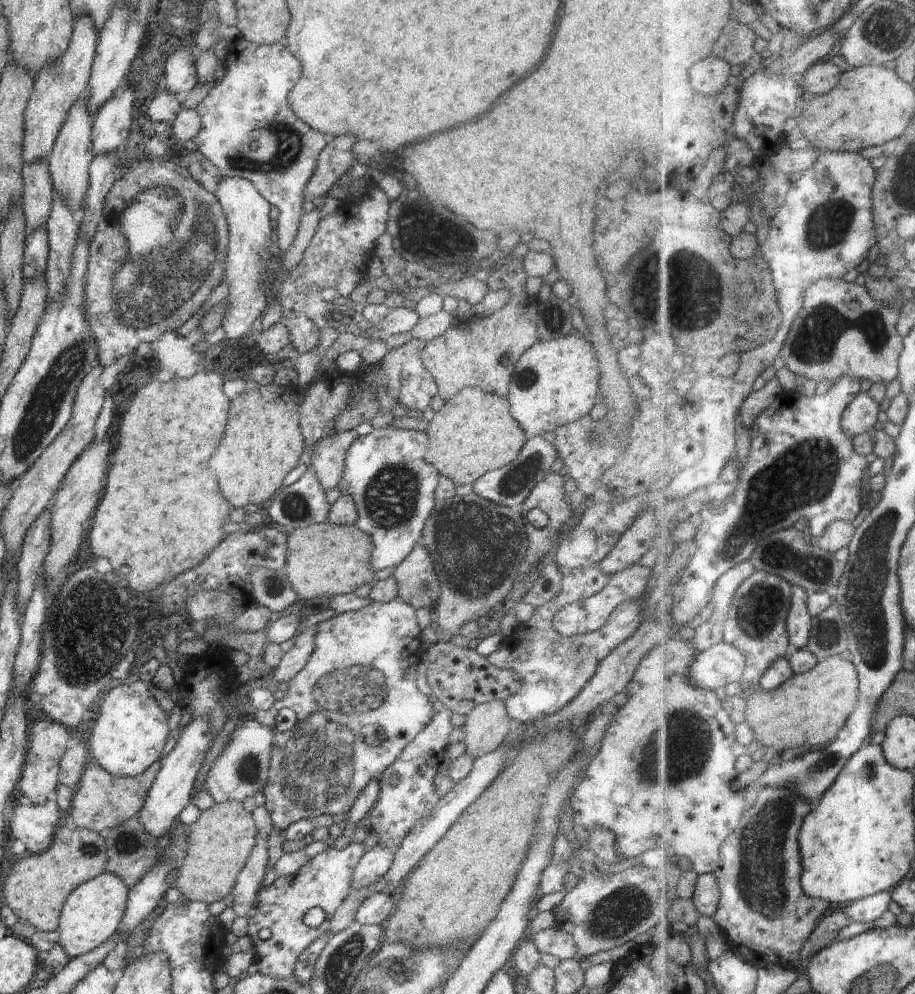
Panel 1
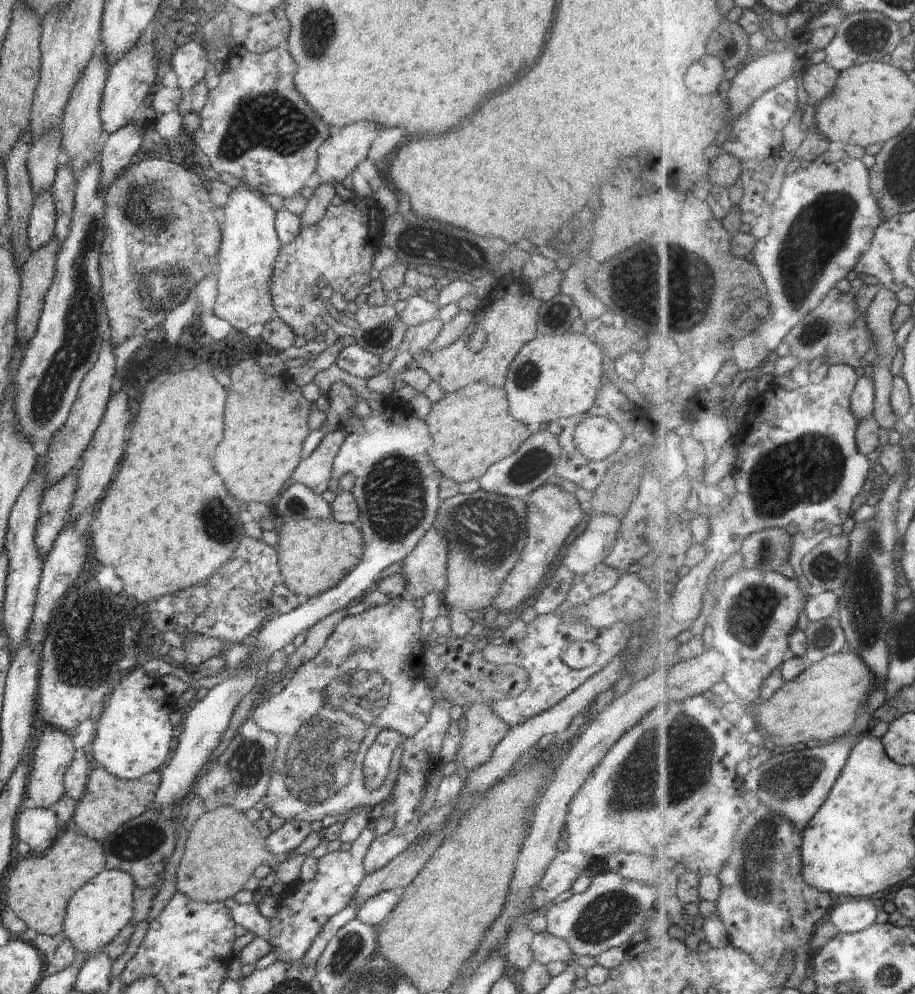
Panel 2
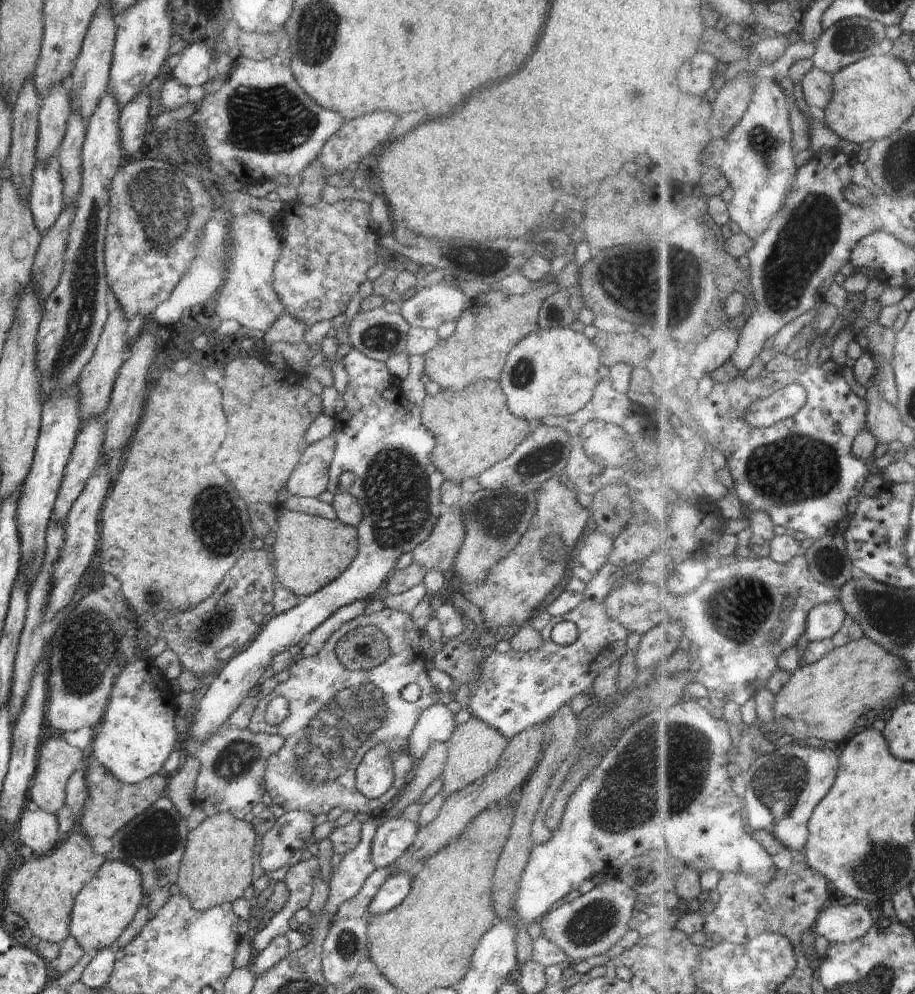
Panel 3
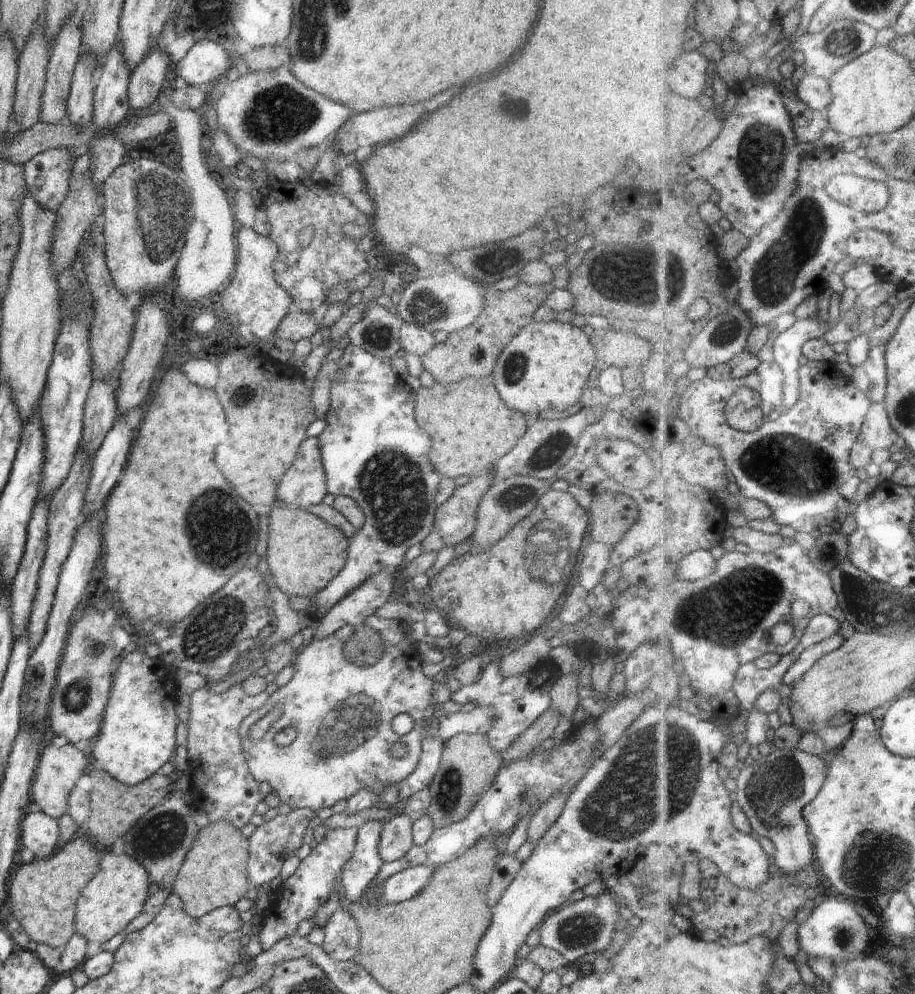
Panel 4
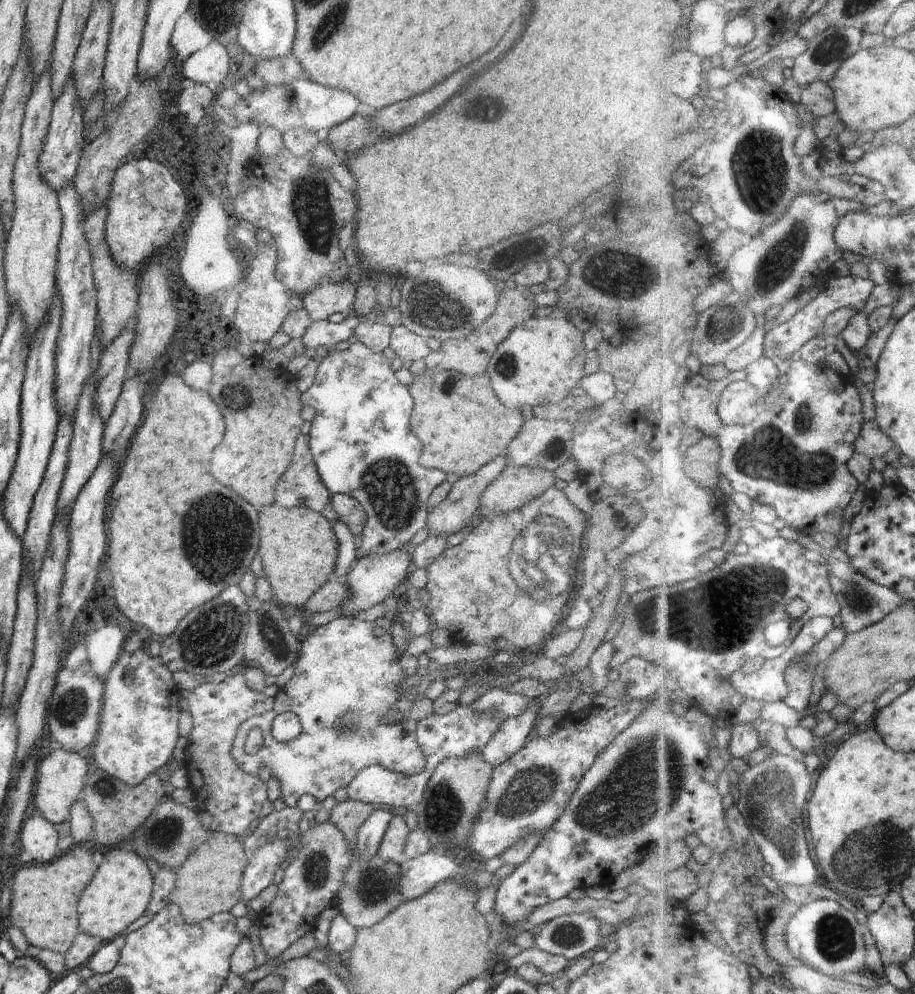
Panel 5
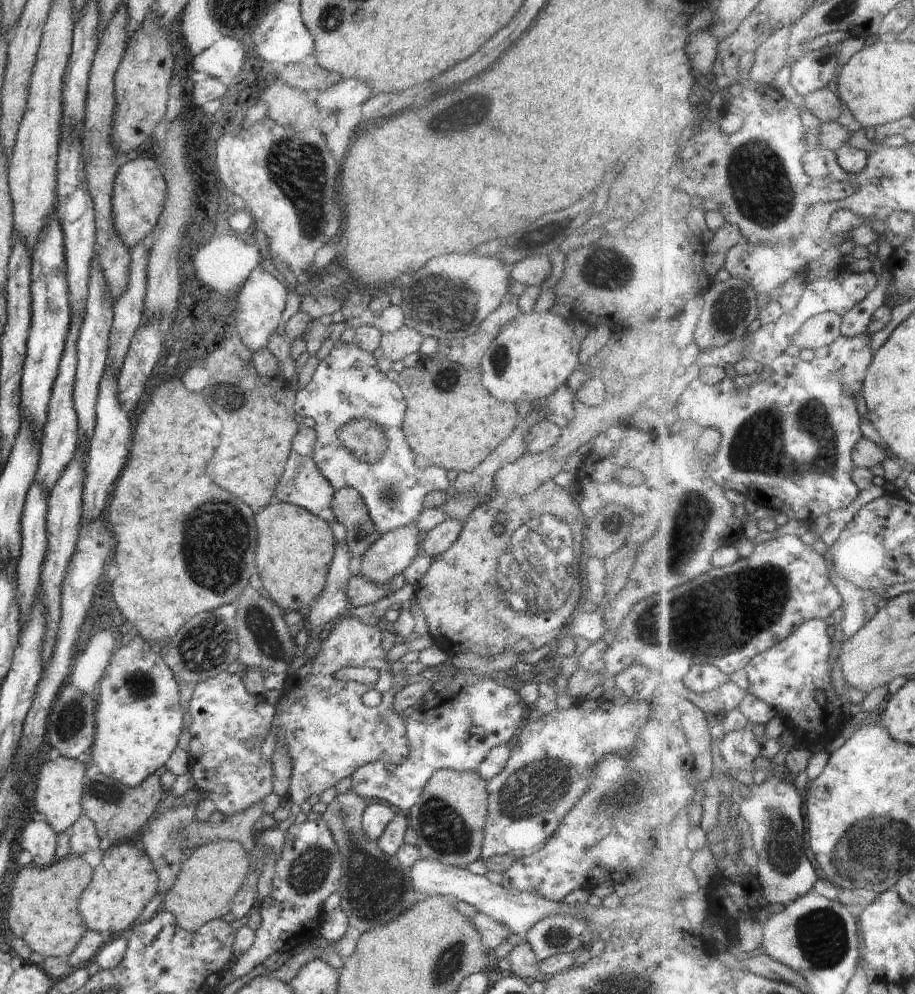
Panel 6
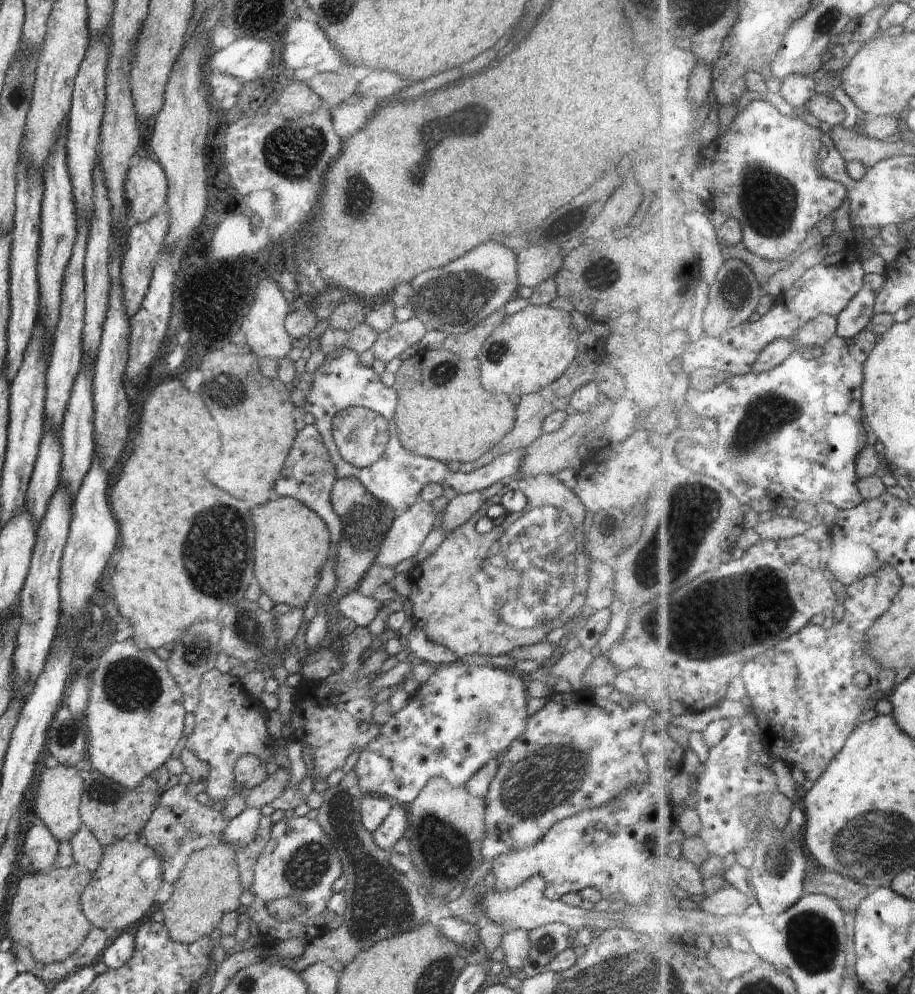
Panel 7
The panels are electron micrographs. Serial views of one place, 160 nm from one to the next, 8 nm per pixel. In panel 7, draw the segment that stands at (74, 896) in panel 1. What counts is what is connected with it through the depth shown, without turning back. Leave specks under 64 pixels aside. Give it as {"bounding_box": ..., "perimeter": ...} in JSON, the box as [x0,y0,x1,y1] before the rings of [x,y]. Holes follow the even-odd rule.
{"bounding_box":[81,837,162,930],"perimeter":[[[129,837],[105,846],[100,868],[91,874],[88,887],[81,895],[84,916],[99,930],[126,930],[146,914],[156,910],[156,893],[162,886],[159,853],[143,844],[139,837]]]}

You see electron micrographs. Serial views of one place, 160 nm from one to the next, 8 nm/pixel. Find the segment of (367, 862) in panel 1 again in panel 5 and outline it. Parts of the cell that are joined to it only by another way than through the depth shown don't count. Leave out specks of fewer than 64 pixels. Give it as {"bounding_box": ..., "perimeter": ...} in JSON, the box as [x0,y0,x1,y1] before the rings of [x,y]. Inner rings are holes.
{"bounding_box":[377,815,409,865],"perimeter":[[[394,815],[379,844],[377,854],[388,862],[401,865],[407,861],[404,847],[409,835],[408,826],[402,815]]]}

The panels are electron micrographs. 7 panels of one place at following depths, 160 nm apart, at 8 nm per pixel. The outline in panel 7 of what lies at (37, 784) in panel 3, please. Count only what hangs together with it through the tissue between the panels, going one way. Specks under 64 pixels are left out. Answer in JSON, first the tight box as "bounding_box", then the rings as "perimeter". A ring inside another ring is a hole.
{"bounding_box":[34,764,83,842],"perimeter":[[[59,764],[56,768],[46,768],[42,772],[34,802],[35,818],[50,830],[56,841],[69,842],[83,825],[79,814],[82,794],[83,778],[80,778],[75,767]]]}

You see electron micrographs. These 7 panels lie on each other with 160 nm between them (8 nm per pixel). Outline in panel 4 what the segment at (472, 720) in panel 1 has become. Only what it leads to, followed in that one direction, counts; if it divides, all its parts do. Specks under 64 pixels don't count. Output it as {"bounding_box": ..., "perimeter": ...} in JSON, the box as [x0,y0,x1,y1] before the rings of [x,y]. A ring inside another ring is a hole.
{"bounding_box":[427,733,502,828],"perimeter":[[[458,733],[445,741],[438,772],[429,786],[433,799],[427,812],[435,828],[462,821],[495,781],[502,763],[501,754],[491,747],[489,738],[482,733]]]}

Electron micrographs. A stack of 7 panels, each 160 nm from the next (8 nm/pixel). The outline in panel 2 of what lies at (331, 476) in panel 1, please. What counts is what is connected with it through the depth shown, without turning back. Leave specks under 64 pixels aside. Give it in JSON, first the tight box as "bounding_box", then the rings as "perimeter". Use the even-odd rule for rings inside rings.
{"bounding_box":[292,430,345,495],"perimeter":[[[340,430],[327,432],[316,450],[308,458],[302,459],[296,467],[292,476],[295,482],[305,484],[319,495],[329,490],[333,460],[344,444],[344,439],[345,434]]]}

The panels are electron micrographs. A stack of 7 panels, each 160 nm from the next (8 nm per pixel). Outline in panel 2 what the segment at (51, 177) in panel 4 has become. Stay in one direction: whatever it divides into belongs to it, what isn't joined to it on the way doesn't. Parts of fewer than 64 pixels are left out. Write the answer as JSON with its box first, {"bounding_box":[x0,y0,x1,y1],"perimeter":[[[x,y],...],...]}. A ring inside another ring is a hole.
{"bounding_box":[28,191,56,252],"perimeter":[[[50,191],[36,196],[29,218],[28,240],[32,252],[40,250],[54,238],[56,226],[56,209]]]}

